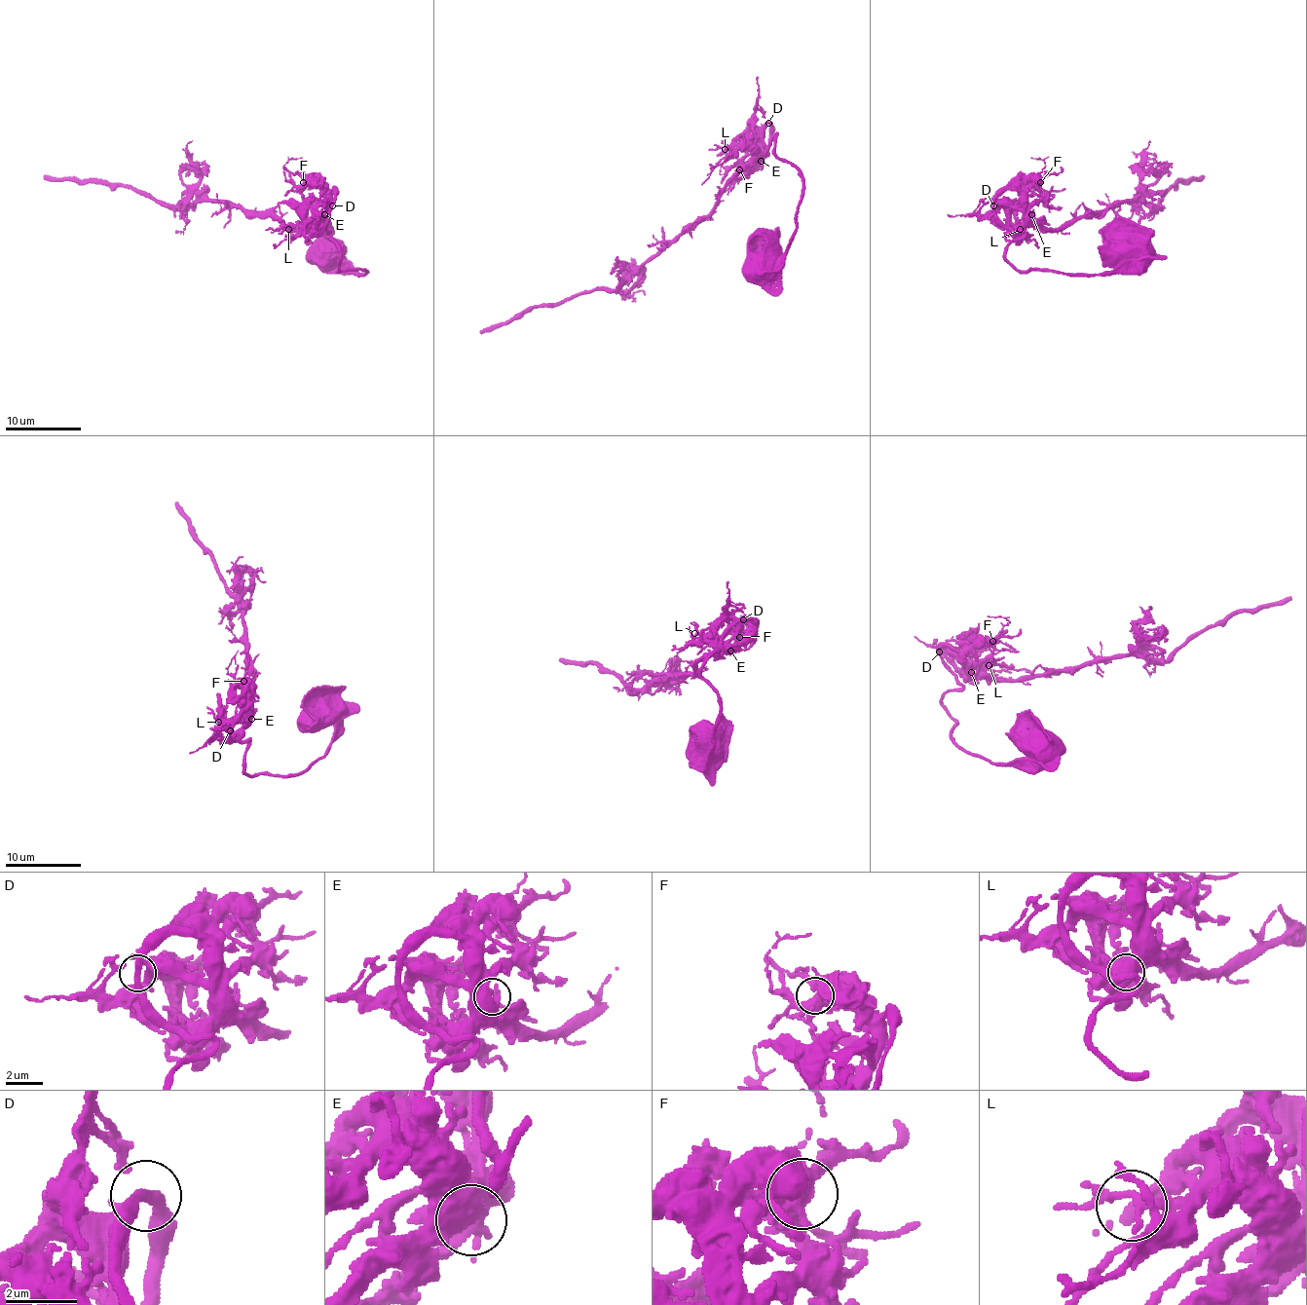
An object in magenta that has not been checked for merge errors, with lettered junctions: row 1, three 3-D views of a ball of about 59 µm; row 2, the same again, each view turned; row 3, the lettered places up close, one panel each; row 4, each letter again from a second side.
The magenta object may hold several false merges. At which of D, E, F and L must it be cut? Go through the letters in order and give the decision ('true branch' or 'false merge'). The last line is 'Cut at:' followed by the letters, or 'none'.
D: true branch
E: true branch
F: true branch
L: true branch
Cut at: none

